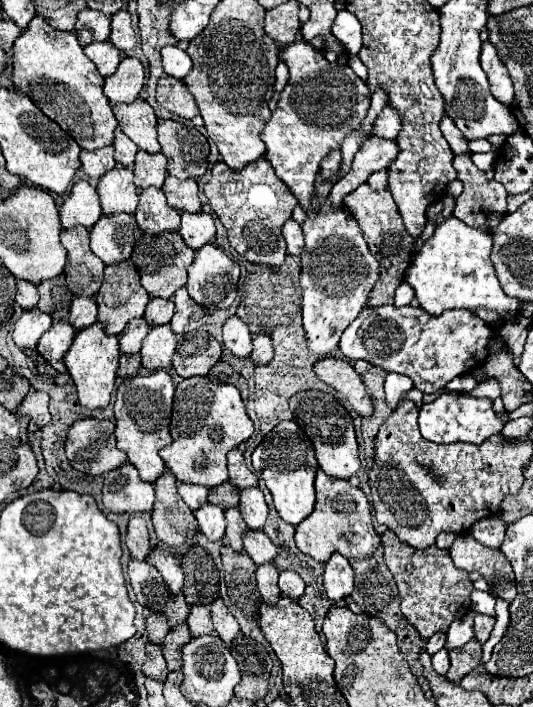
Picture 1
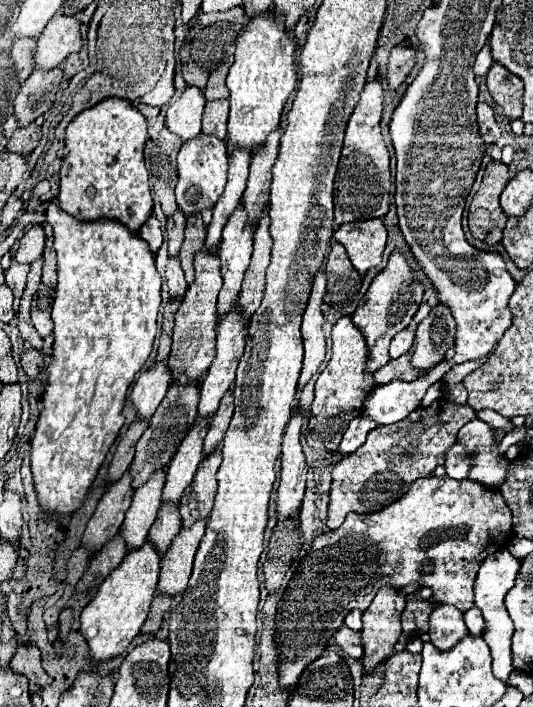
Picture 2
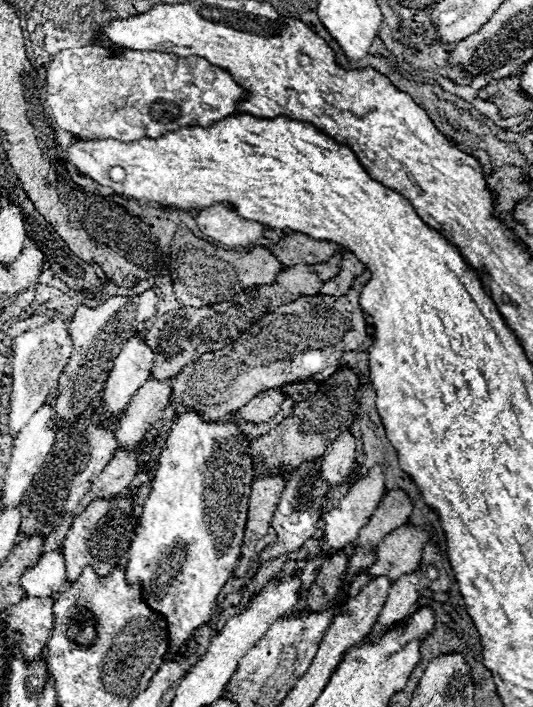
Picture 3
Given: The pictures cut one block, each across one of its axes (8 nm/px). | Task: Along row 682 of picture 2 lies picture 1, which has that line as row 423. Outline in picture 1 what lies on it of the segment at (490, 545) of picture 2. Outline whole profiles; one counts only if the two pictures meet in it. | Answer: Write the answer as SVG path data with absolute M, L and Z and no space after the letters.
M280 422L272 432L264 436L264 440L252 452L254 472L258 470L264 478L268 490L272 492L274 506L280 518L292 526L298 526L306 516L314 510L314 476L318 470L318 462L314 458L314 448L308 436L300 430L296 422Z

